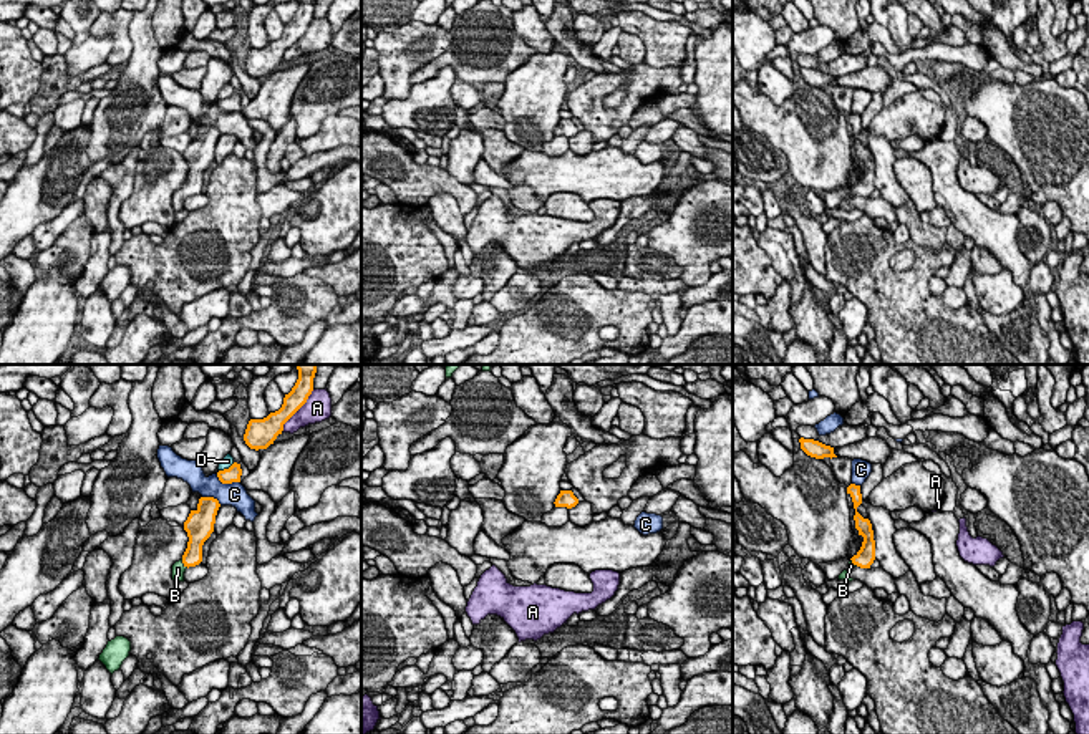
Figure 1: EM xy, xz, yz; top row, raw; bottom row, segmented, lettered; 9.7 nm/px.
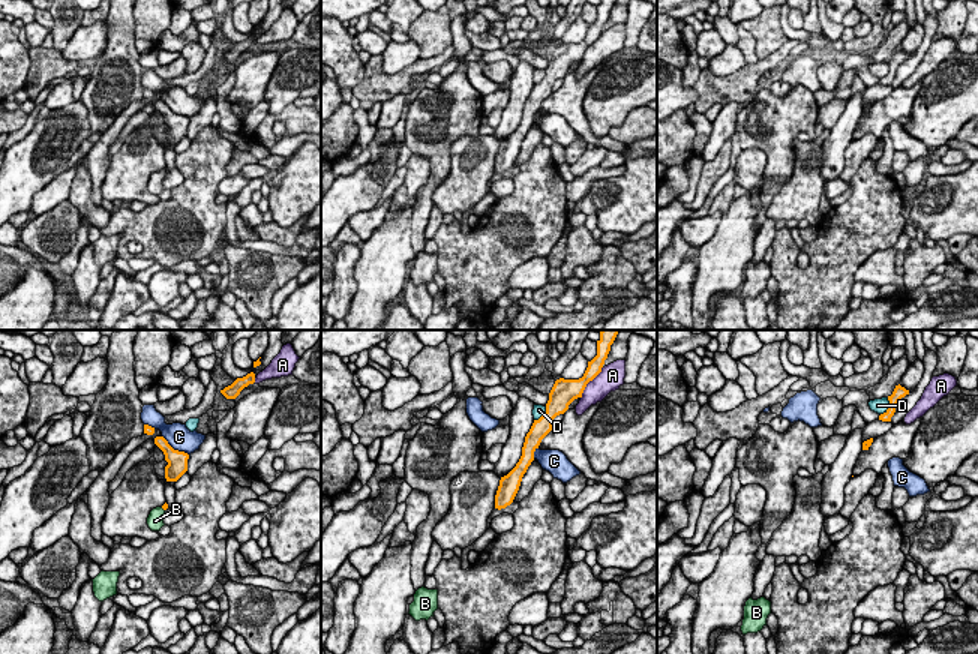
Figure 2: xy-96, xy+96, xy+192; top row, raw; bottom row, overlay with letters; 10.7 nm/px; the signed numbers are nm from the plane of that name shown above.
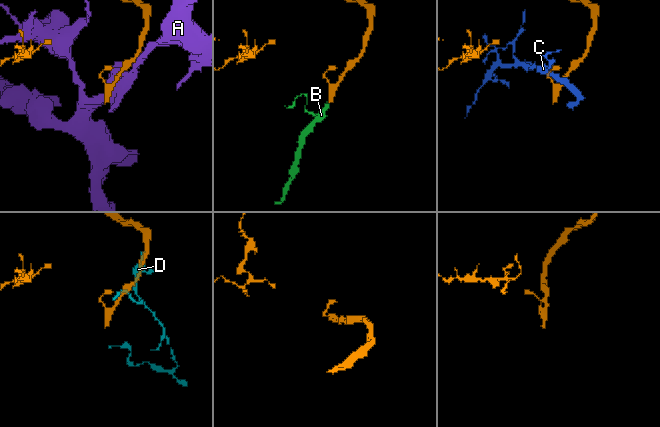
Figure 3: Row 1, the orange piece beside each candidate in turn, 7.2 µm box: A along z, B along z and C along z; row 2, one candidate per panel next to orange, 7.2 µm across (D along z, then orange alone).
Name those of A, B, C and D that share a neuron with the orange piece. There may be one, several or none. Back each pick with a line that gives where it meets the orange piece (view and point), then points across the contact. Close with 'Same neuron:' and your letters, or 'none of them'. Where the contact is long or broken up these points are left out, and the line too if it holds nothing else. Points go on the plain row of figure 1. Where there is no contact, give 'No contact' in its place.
B: Touches orange at xy (184, 193). Path across: xy (193, 184), (184, 193), (178, 197)
Same neuron: B

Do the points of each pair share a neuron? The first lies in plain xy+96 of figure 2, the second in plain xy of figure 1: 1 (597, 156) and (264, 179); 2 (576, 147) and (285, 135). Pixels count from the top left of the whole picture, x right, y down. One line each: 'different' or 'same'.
1: different
2: same

